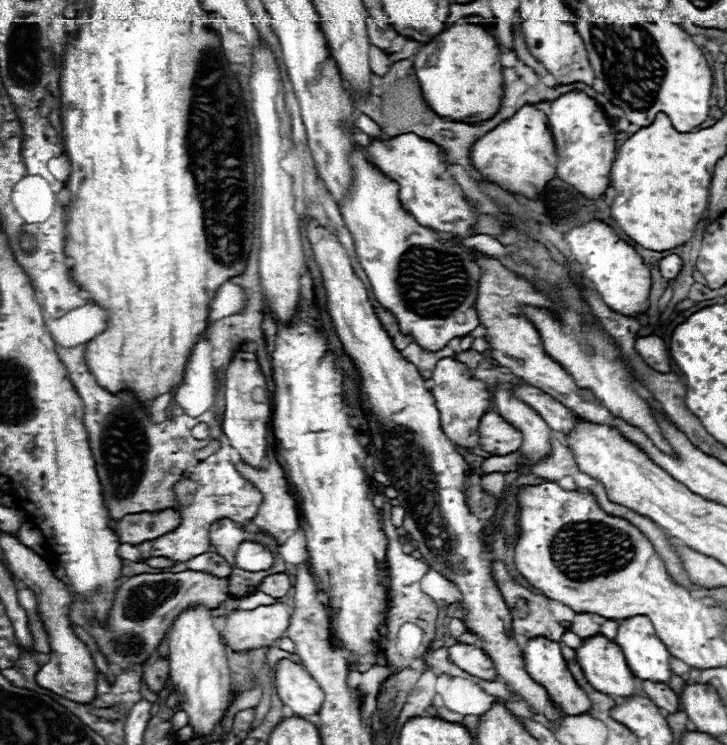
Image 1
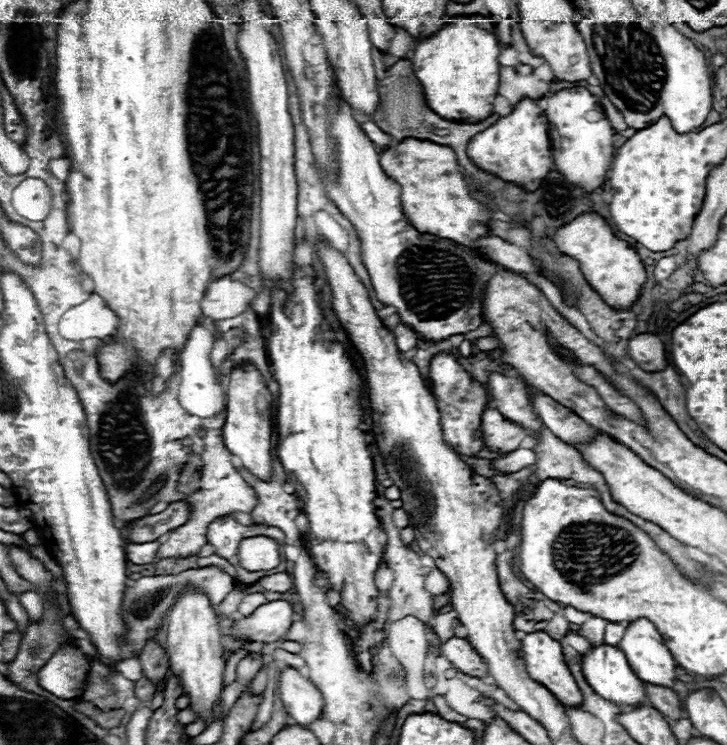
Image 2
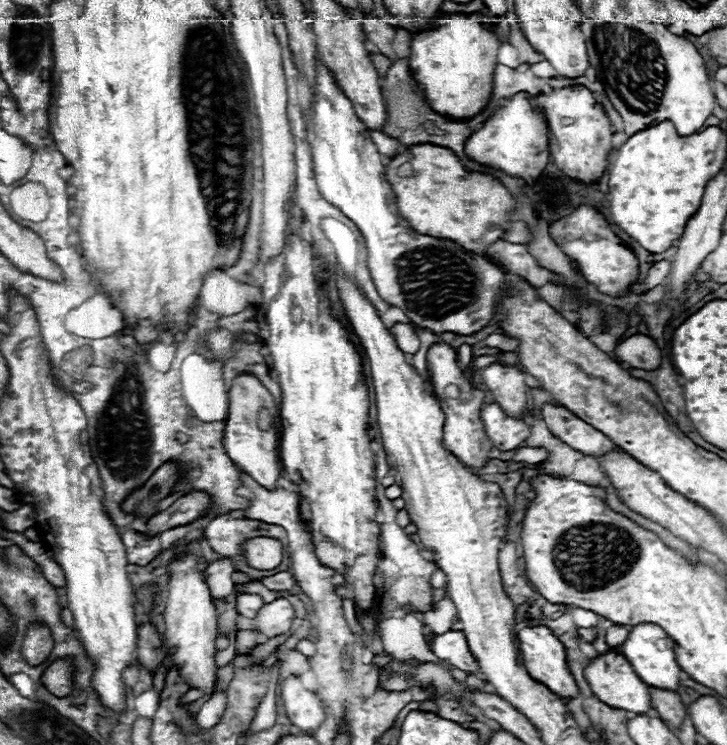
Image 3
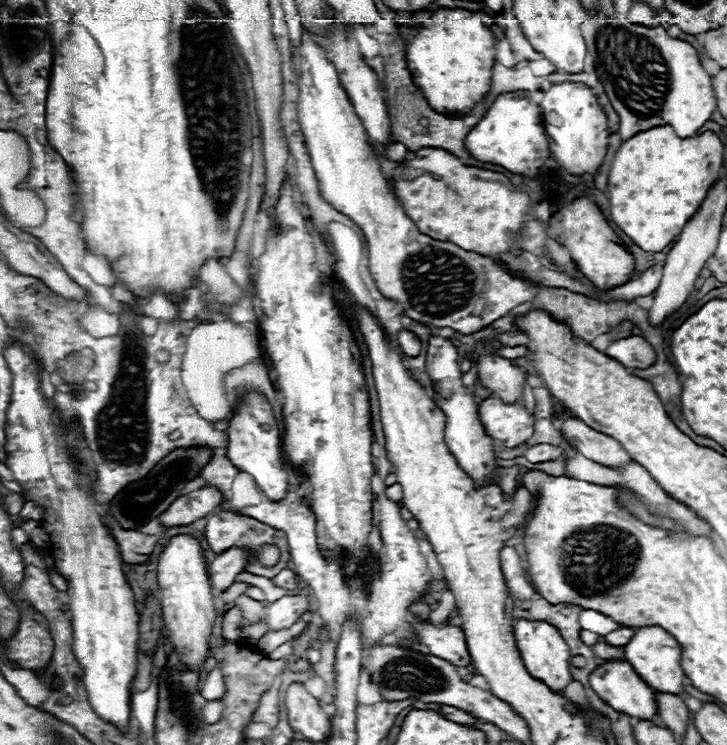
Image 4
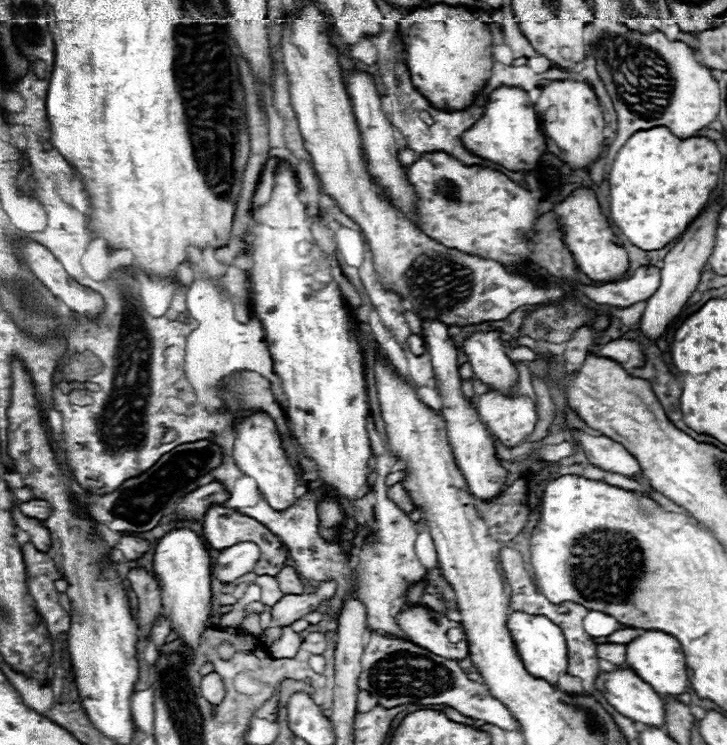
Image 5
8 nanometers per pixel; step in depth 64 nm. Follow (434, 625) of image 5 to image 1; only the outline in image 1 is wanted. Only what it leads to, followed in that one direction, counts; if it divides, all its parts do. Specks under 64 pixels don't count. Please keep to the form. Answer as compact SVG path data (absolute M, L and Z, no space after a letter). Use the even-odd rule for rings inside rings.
M458 642L458 644L450 646L448 648L448 658L458 668L462 668L464 672L468 672L476 678L482 678L482 680L494 680L496 678L496 672L494 672L494 666L492 666L490 658L482 650L474 648L470 644Z

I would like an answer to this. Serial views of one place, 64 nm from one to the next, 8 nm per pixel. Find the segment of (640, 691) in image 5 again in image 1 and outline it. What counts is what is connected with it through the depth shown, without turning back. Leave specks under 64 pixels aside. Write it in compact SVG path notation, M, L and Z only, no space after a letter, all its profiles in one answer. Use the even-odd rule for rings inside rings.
M606 636L586 638L584 646L576 650L576 658L594 690L612 698L630 698L640 692L624 654Z

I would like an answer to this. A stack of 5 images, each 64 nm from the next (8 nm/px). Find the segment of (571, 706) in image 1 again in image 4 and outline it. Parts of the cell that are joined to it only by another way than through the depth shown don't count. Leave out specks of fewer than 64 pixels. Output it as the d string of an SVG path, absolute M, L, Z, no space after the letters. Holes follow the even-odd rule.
M514 618L514 638L522 656L522 662L530 676L542 680L548 684L554 692L562 692L564 686L572 680L568 670L568 646L564 638L560 636L558 628L544 620L526 620L526 618Z

